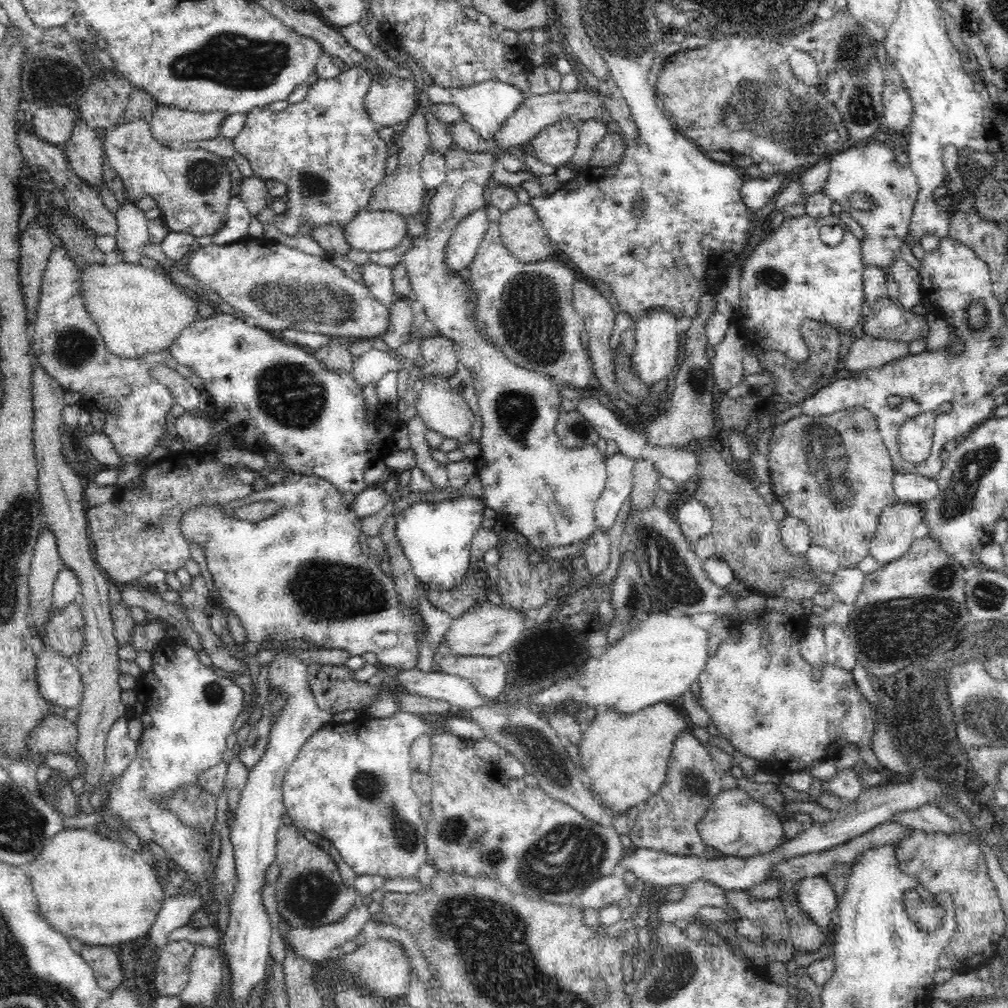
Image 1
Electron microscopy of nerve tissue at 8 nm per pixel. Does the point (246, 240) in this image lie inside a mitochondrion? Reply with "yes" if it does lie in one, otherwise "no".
no

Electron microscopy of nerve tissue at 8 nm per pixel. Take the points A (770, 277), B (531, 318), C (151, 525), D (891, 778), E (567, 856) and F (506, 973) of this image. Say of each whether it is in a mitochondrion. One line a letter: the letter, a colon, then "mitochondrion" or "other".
A: mitochondrion
B: mitochondrion
C: mitochondrion
D: other
E: mitochondrion
F: mitochondrion

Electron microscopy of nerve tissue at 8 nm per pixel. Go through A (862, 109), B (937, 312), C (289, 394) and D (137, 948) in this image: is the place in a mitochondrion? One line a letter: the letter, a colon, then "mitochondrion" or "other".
A: mitochondrion
B: other
C: mitochondrion
D: other

